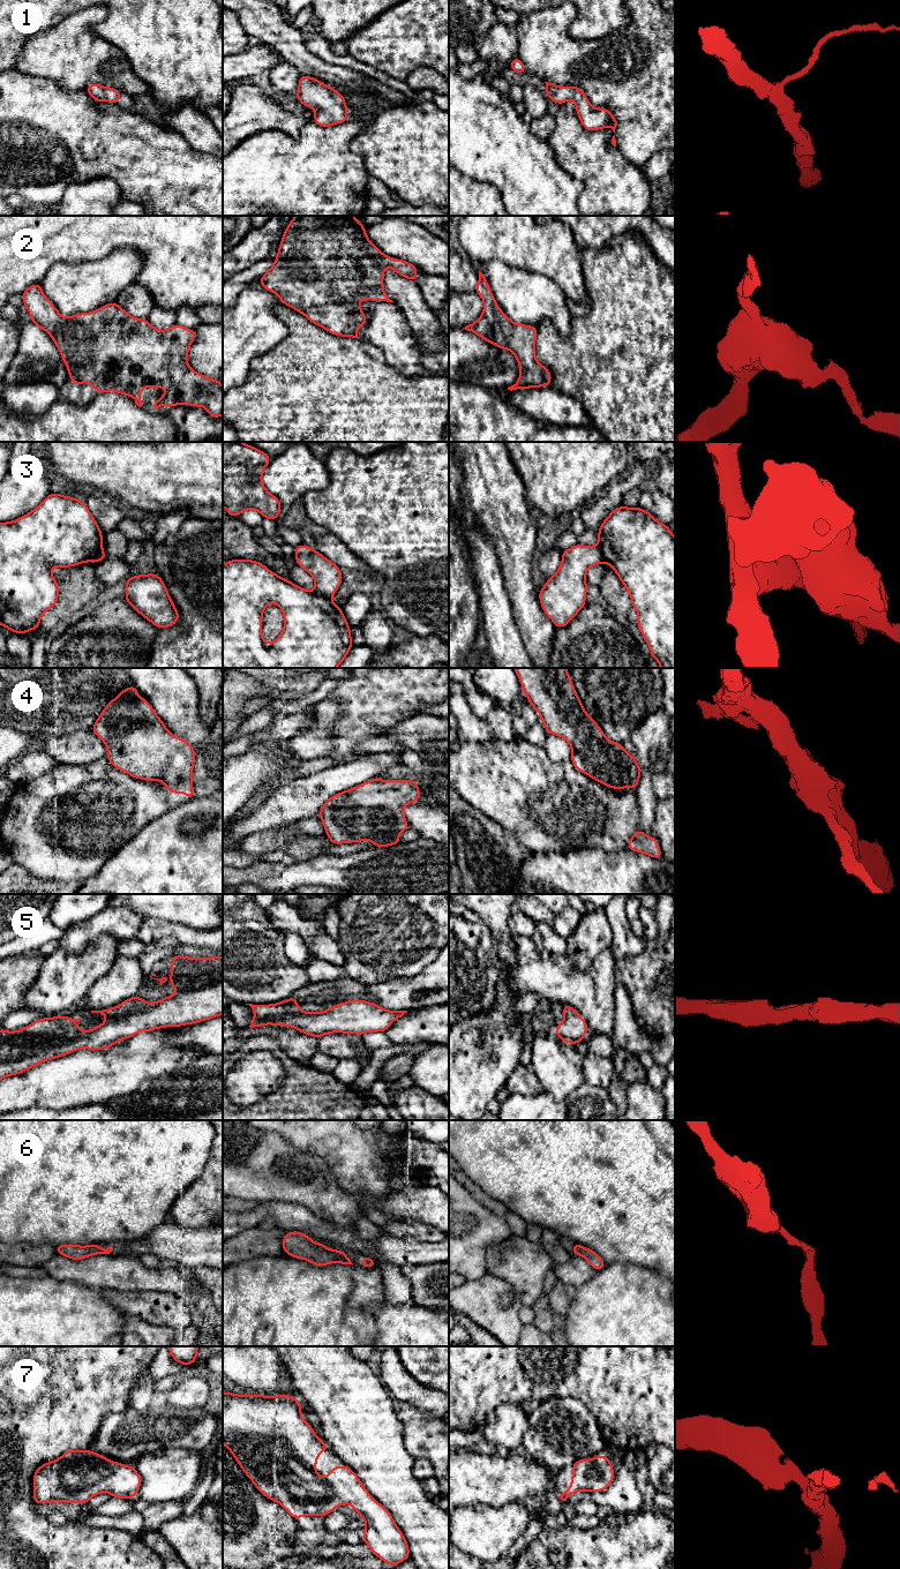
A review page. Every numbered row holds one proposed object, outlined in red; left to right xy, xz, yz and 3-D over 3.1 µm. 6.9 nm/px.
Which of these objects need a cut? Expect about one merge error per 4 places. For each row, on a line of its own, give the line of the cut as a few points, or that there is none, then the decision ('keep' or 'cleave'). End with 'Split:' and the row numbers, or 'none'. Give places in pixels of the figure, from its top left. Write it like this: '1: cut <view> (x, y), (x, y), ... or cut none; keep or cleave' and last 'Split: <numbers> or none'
1: cut none; keep
2: cut none; keep
3: cut xz (313, 591), (329, 599); cleave
4: cut none; keep
5: cut none; keep
6: cut none; keep
7: cut none; keep
Split: 3

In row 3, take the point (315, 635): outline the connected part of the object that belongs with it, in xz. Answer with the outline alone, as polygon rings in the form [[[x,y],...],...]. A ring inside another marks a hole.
[[[230,560],[223,564],[223,668],[337,668],[345,660],[352,646],[351,626],[347,624],[342,608],[336,606],[331,599],[291,583],[288,579],[270,571],[261,562]],[[270,603],[276,603],[280,607],[284,615],[284,628],[277,639],[271,644],[267,644],[262,635],[262,616],[265,607]]]

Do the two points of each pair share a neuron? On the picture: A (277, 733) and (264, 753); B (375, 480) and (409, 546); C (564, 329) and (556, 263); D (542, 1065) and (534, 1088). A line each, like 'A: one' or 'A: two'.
A: two
B: one
C: two
D: two

